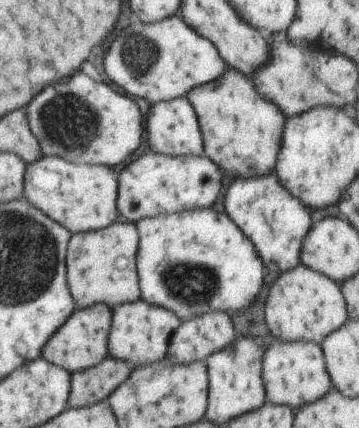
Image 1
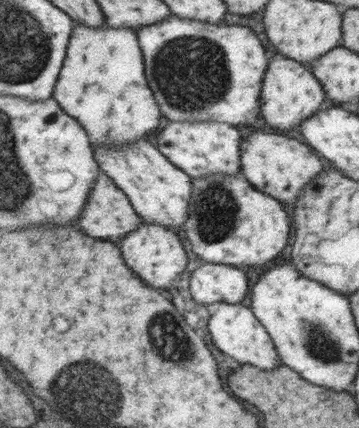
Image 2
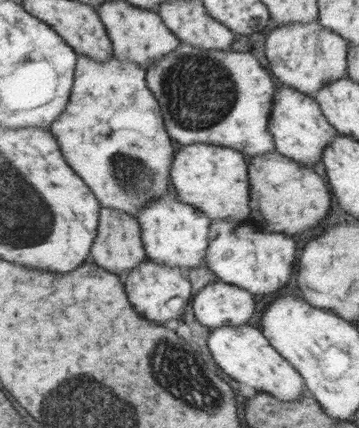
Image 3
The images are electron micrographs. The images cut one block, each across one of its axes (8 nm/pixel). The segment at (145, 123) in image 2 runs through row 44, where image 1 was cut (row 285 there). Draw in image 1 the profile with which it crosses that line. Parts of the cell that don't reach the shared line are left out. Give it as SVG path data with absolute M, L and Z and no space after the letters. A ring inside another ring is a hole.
M113 222L111 226L99 230L71 234L65 252L65 268L67 286L75 308L105 304L115 310L115 306L119 304L131 304L139 300L139 274L135 274L135 252L139 250L133 224Z

